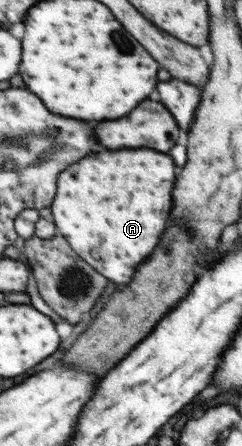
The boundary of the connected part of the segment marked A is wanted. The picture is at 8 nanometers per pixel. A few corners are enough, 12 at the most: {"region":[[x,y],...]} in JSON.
{"region":[[101,151],[56,179],[71,249],[127,285],[165,229],[173,161]]}

